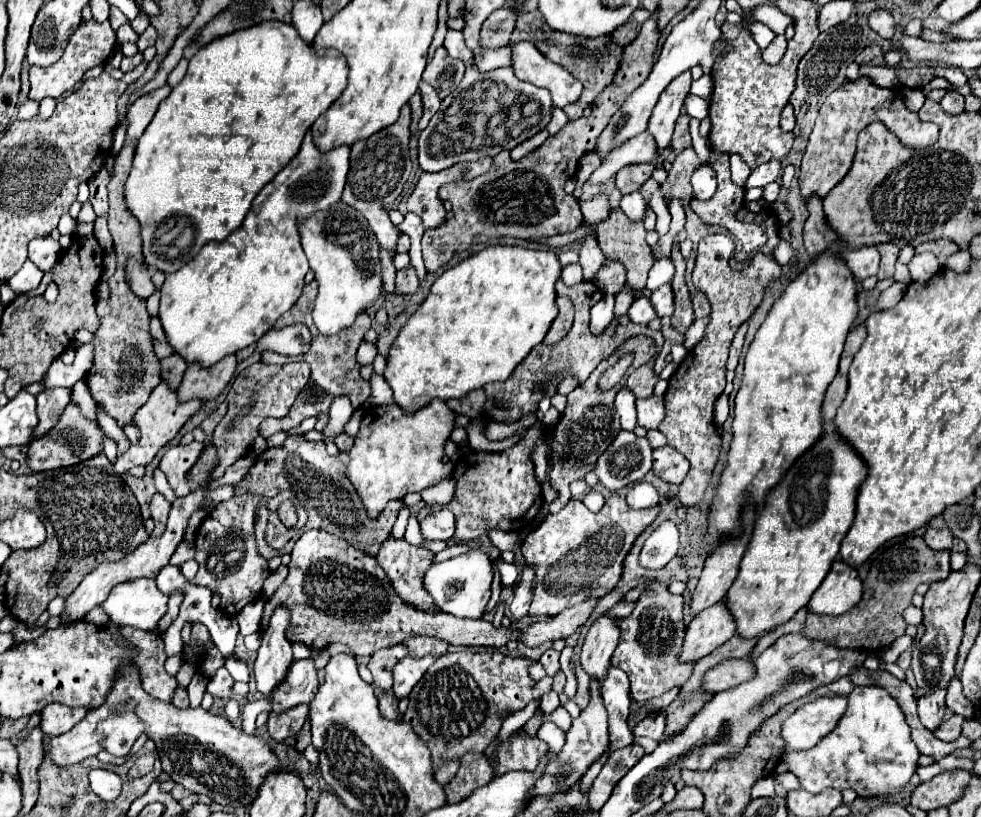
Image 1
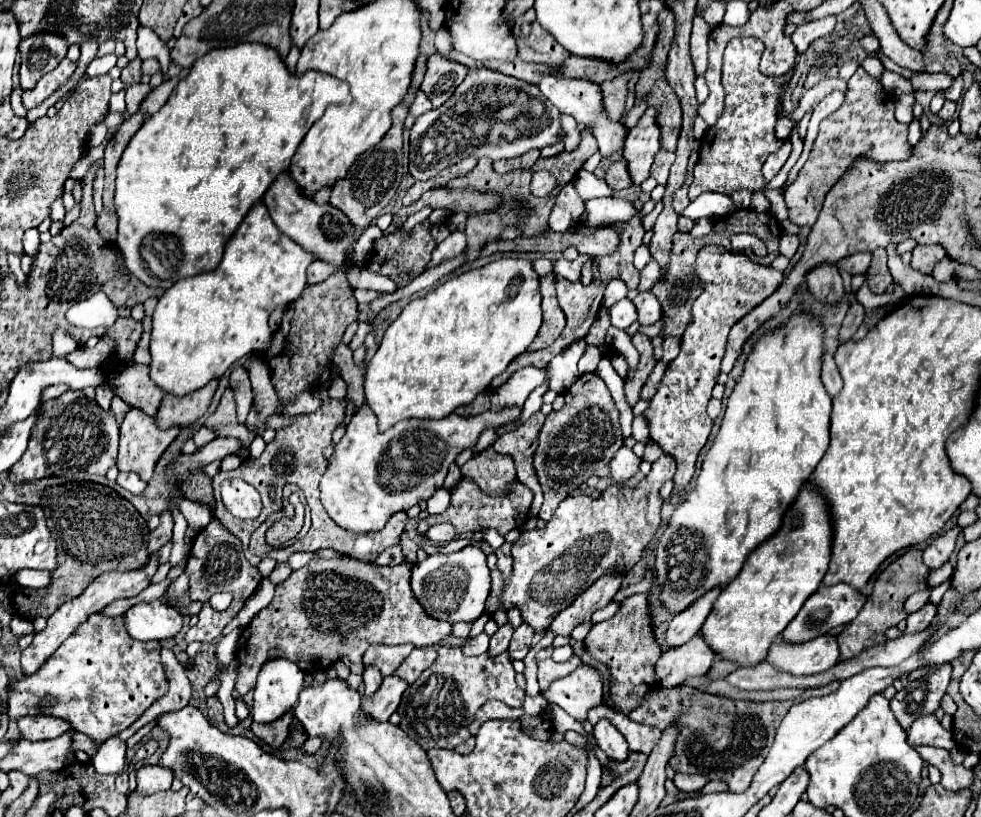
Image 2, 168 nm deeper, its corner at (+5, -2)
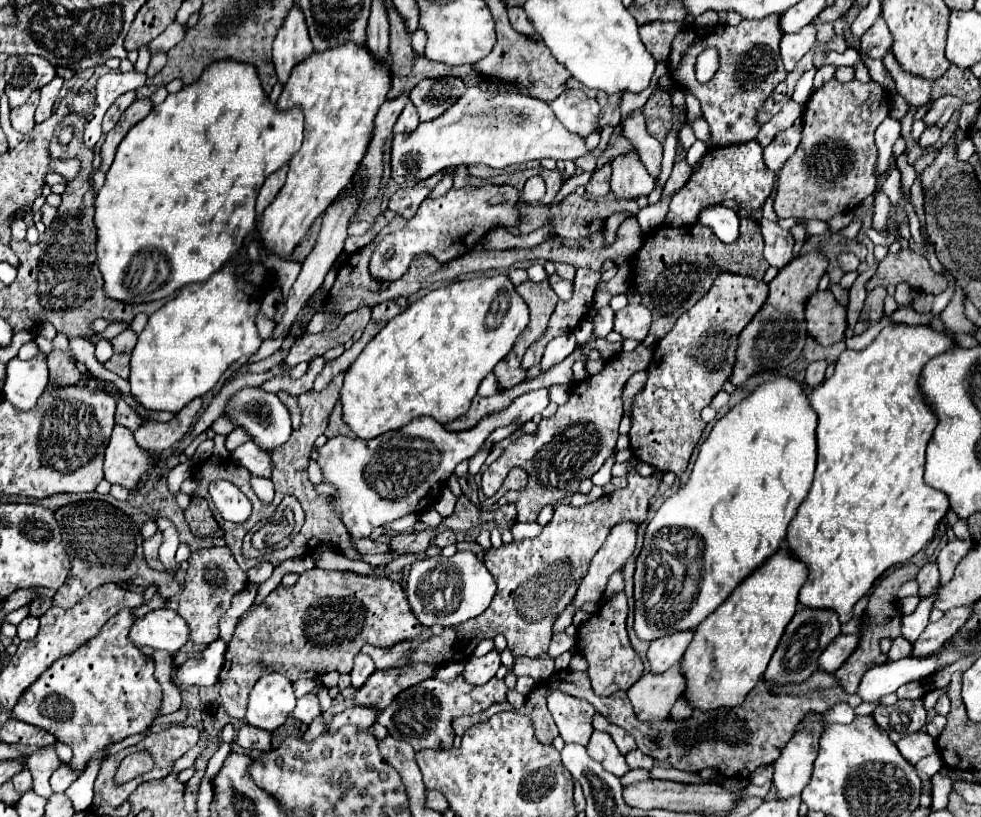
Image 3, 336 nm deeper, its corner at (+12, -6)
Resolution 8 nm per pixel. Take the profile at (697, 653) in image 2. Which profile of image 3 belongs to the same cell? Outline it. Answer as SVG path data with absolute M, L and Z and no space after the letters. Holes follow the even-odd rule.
M678 664L662 674L646 672L628 690L628 696L632 700L638 720L652 722L668 718L674 702L684 694L684 690L686 690L686 680L682 678L682 670Z

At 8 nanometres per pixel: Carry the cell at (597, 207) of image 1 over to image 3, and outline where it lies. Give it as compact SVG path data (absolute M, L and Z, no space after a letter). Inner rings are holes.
M712 204L706 206L700 216L698 222L704 226L710 226L712 232L722 240L722 242L734 242L738 238L738 214L732 208L726 208L722 204Z

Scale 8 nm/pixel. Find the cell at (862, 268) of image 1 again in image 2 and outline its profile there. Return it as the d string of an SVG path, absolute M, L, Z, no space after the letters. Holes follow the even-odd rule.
M859 252L859 254L853 254L845 260L839 262L839 268L847 270L851 276L855 274L865 274L867 268L869 268L869 262L871 262L871 252Z

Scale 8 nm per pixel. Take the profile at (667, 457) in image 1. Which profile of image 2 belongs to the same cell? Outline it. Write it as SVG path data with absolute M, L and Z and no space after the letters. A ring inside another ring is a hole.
M663 454L657 462L653 462L651 472L635 488L615 488L613 484L597 500L585 494L565 498L545 528L525 530L521 532L519 540L513 542L511 546L513 574L509 580L505 580L499 570L491 570L493 582L491 582L491 594L485 604L485 612L493 616L499 608L503 608L505 612L511 608L519 608L525 624L529 624L535 632L545 632L551 626L551 620L561 610L565 610L573 602L573 598L577 598L577 594L581 594L601 574L609 574L609 570L625 570L625 572L631 570L659 528L661 522L659 512L663 505L659 490L669 478L673 478L675 470L677 464L673 462L673 458Z

